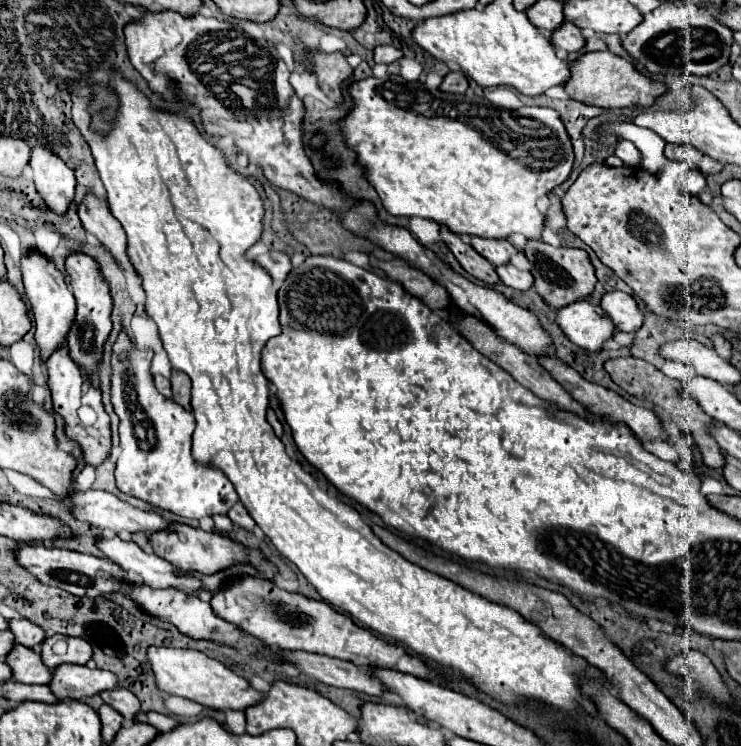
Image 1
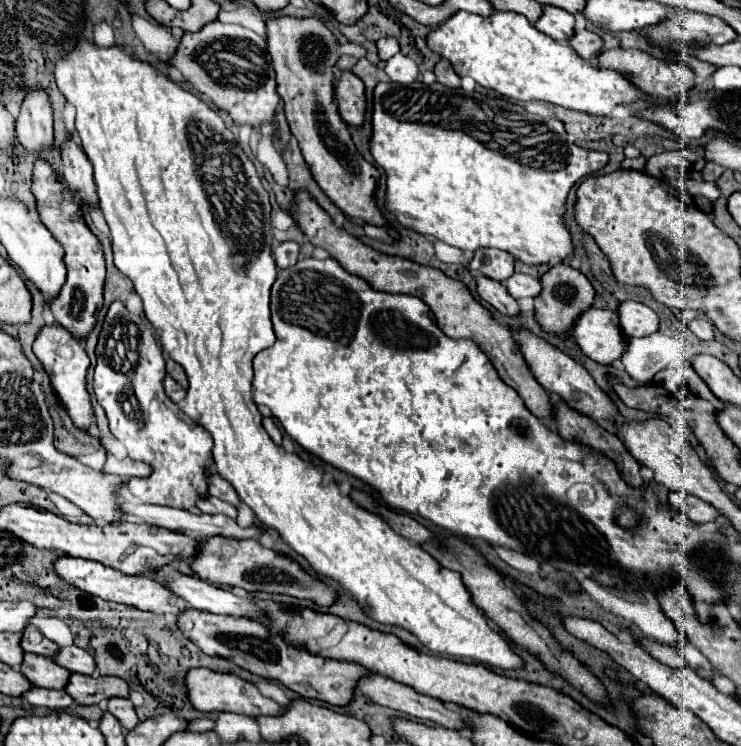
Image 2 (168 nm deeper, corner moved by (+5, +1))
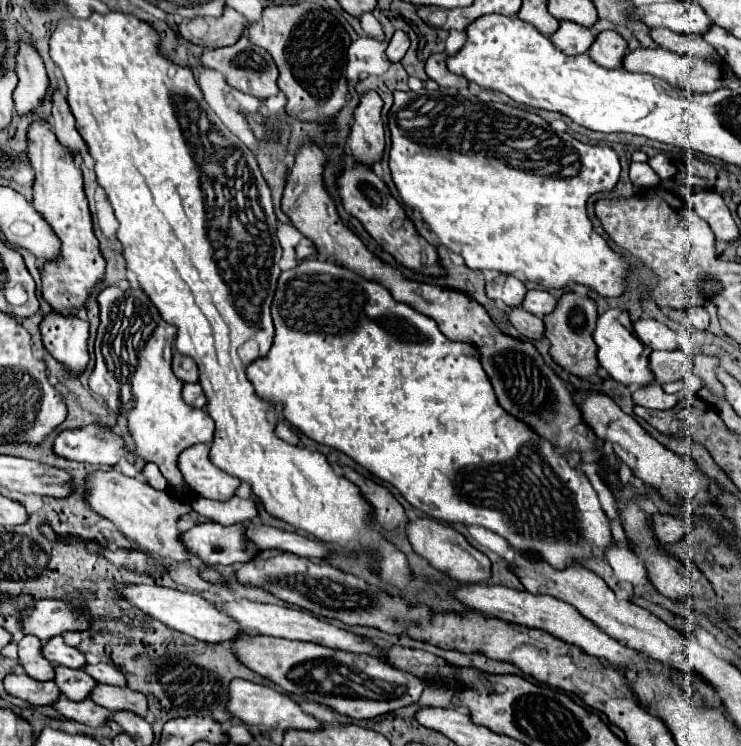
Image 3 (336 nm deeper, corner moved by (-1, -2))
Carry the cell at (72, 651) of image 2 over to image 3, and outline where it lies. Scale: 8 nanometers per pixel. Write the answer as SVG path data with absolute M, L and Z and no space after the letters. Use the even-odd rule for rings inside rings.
M99 662L99 664L87 664L87 666L83 666L83 670L91 678L95 678L97 682L101 682L101 684L125 686L125 676L115 666L111 666L111 664L103 664L103 662Z

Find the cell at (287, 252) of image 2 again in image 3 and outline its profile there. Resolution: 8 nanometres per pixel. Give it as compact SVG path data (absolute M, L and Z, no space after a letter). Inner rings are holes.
M301 238L301 242L295 246L295 256L297 256L297 260L305 260L305 258L309 258L309 256L313 256L313 254L315 254L313 242L307 240L307 238Z

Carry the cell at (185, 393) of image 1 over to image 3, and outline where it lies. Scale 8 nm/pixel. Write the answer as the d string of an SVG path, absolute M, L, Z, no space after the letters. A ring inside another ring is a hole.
M175 352L173 354L173 372L179 376L179 380L183 382L197 382L199 380L199 374L197 374L197 366L195 362L191 362L191 358Z

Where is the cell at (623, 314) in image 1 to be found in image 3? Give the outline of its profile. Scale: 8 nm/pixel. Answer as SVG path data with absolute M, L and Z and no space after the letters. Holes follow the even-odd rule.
M639 318L637 322L633 322L633 330L637 338L651 350L675 350L679 346L675 340L675 332L659 320Z

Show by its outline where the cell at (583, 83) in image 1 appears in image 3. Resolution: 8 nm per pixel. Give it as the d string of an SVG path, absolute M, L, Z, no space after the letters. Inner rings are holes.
M637 48L633 52L629 52L623 58L623 66L627 72L639 72L639 74L651 74L657 76L661 80L665 80L667 84L675 86L675 88L685 88L691 90L695 94L703 94L703 92L711 92L717 90L721 86L721 66L719 62L711 62L711 58L687 58L681 54L675 54L671 50L665 48Z

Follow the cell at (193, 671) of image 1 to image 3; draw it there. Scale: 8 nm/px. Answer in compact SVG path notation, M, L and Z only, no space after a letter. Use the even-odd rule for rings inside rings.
M243 678L231 680L229 694L227 694L227 712L233 714L235 718L239 718L241 722L245 722L247 726L265 726L265 728L281 728L281 730L289 730L289 728L315 730L321 726L321 722L317 722L313 716L305 714L299 708L299 704L293 702L289 696L285 696L273 688L243 680Z

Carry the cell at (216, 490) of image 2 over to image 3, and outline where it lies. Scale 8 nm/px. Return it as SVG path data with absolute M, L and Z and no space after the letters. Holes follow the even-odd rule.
M191 446L185 454L179 456L179 470L183 470L187 484L203 498L213 500L227 500L235 496L239 488L239 478L223 474L211 460L209 460L209 446Z

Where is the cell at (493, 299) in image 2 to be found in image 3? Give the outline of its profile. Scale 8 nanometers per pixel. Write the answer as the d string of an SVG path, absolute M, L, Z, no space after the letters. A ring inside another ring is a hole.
M515 306L515 308L507 308L507 318L509 322L527 338L543 338L543 320L527 310L523 310L523 306Z

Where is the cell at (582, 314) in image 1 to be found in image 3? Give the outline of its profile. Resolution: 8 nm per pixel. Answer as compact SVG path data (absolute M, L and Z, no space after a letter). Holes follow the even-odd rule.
M607 310L605 314L599 316L597 320L597 328L593 332L593 340L597 344L597 358L599 358L599 364L607 370L607 374L615 380L619 380L621 384L651 384L651 372L649 368L645 368L645 362L647 362L647 356L649 356L649 350L645 350L643 342L639 342L639 338L635 338L633 334L633 324L629 320L629 316L621 310Z

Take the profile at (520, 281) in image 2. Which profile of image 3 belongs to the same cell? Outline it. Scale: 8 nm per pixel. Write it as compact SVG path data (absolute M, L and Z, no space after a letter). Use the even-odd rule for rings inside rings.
M531 288L531 290L527 290L525 300L523 300L521 306L523 306L527 312L533 312L535 316L543 318L545 314L549 314L549 312L555 308L555 304L557 304L557 300L555 300L547 290Z

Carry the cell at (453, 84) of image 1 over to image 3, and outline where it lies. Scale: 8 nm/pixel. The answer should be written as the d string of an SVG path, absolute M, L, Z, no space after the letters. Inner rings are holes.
M433 54L429 60L427 60L427 66L425 66L425 72L429 78L433 78L439 86L443 88L455 88L455 90L461 90L461 88L467 88L467 80L463 76L457 76L457 74L451 74L445 66L445 58L447 54Z

